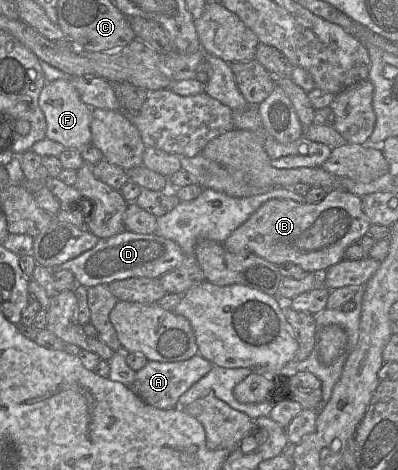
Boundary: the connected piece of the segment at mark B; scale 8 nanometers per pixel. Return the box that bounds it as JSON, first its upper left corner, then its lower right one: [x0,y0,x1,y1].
[222,190,372,272]

